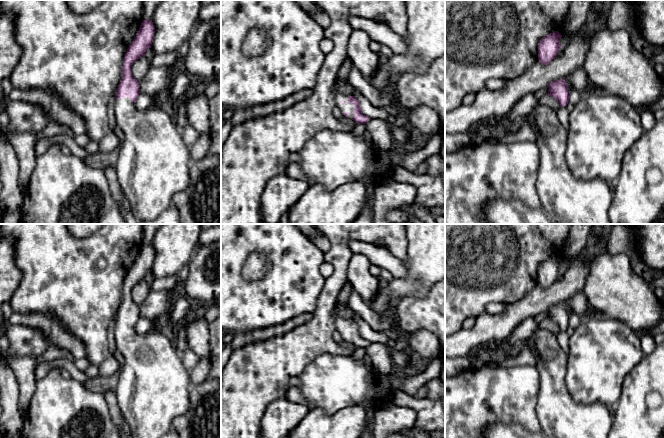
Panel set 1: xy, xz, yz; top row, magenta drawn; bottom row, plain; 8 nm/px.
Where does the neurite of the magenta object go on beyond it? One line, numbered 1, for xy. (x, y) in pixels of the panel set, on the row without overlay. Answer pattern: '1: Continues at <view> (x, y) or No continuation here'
1: Continues at xy (153, 387)

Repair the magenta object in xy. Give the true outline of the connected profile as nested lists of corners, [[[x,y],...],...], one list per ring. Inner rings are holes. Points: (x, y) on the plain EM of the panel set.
[[[143,244],[124,279],[121,303],[116,314],[116,347],[125,358],[125,363],[115,393],[133,438],[161,438],[172,428],[172,421],[188,411],[190,404],[189,371],[182,362],[172,336],[165,330],[150,329],[147,333],[142,333],[135,328],[140,318],[140,308],[133,301],[131,291],[151,272],[154,257],[152,244]]]

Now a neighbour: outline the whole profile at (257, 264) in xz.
[[[252,253],[248,256],[243,267],[243,276],[248,281],[257,281],[264,277],[270,267],[267,256],[260,253]]]

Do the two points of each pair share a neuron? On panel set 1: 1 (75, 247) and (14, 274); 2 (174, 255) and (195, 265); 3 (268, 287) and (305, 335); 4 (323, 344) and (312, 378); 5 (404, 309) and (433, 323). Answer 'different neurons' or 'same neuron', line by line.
1: different neurons
2: different neurons
3: different neurons
4: different neurons
5: same neuron

